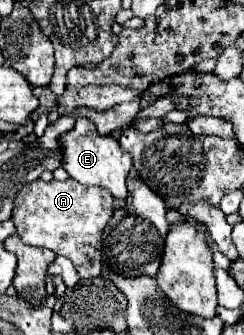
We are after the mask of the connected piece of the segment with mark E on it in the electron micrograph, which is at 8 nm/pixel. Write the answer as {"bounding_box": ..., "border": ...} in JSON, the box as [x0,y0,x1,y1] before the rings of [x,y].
{"bounding_box":[60,117,132,199],"border":[[[80,117],[76,127],[60,139],[64,141],[64,169],[72,179],[84,185],[104,187],[112,193],[114,199],[126,199],[126,177],[132,169],[132,157],[122,153],[118,141],[114,141],[110,135],[100,137],[96,127],[84,117]]]}

